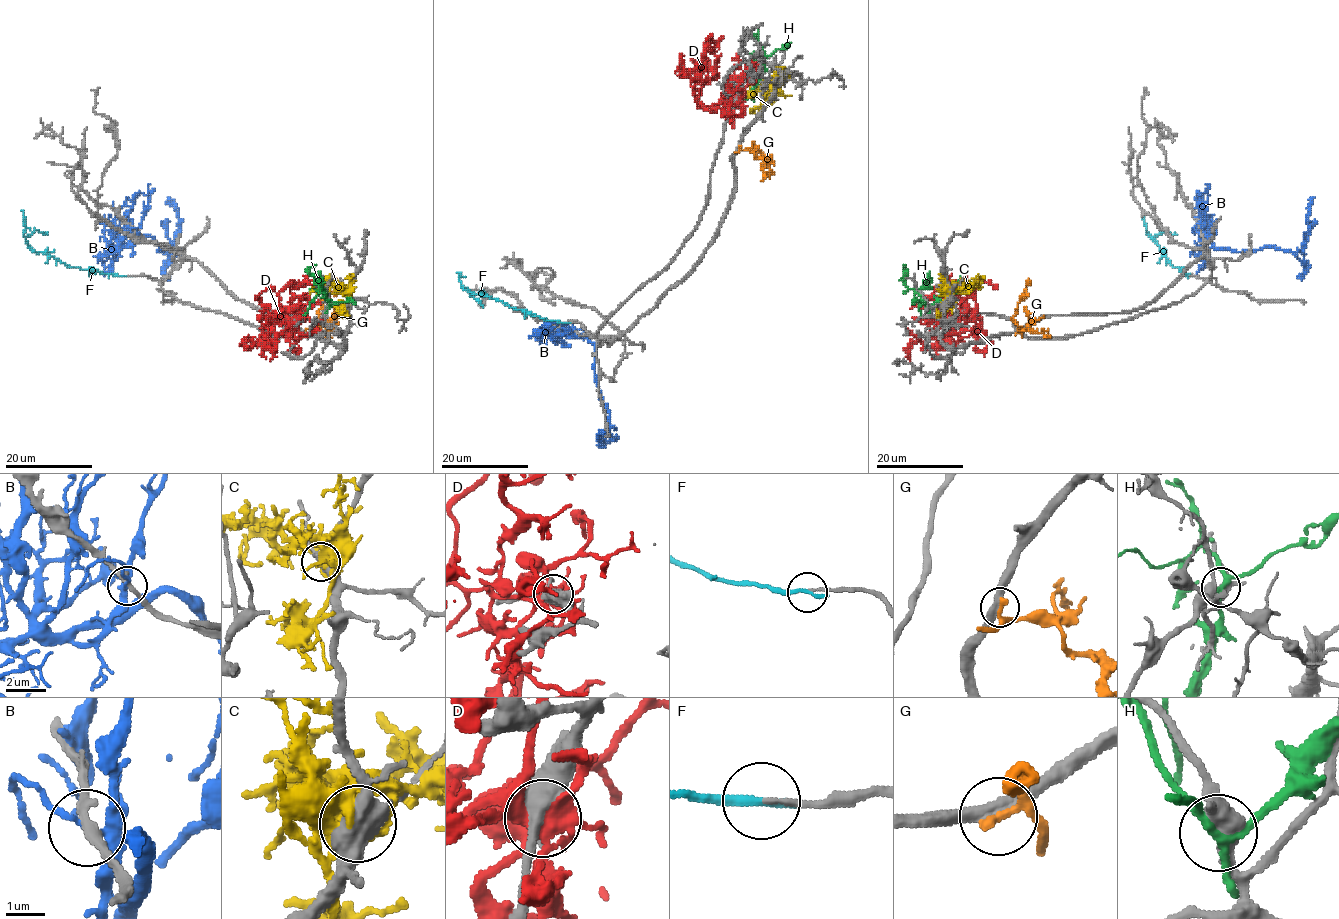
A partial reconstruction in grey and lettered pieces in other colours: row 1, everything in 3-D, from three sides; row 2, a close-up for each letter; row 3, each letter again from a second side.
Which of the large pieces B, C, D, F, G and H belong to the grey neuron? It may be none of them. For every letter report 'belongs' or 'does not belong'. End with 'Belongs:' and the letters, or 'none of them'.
B: does not belong
C: does not belong
D: does not belong
F: belongs
G: does not belong
H: does not belong
Belongs: F

